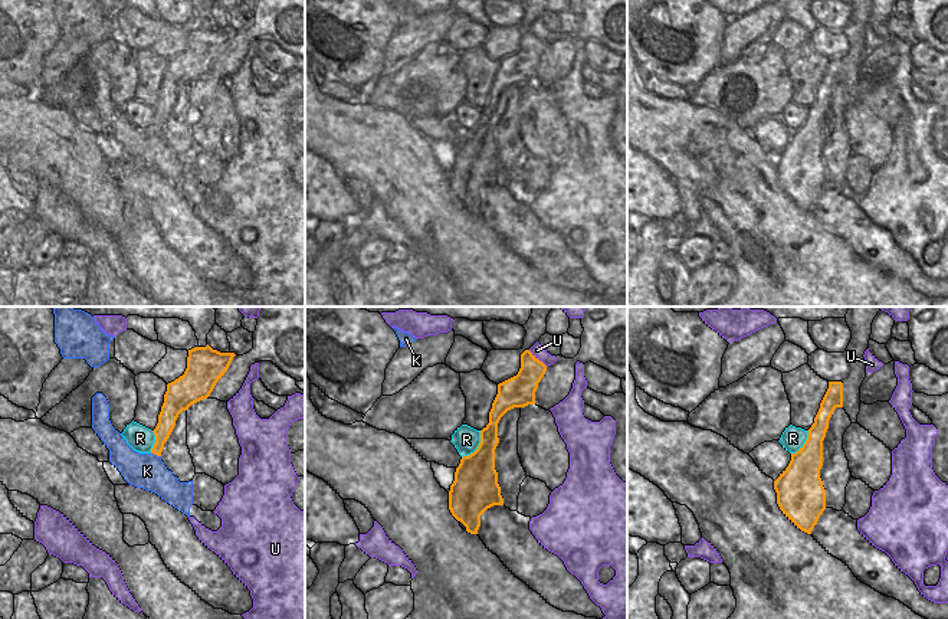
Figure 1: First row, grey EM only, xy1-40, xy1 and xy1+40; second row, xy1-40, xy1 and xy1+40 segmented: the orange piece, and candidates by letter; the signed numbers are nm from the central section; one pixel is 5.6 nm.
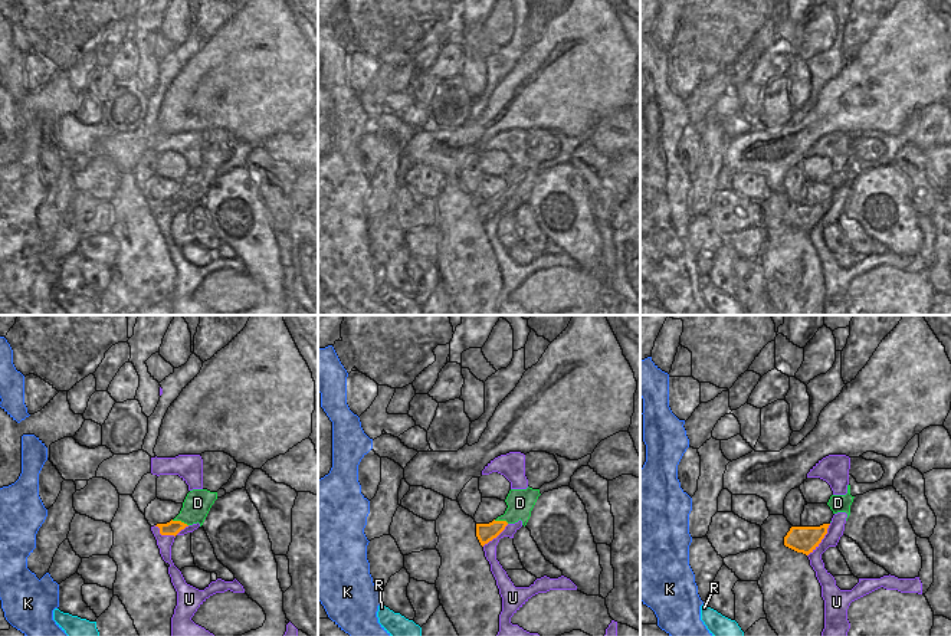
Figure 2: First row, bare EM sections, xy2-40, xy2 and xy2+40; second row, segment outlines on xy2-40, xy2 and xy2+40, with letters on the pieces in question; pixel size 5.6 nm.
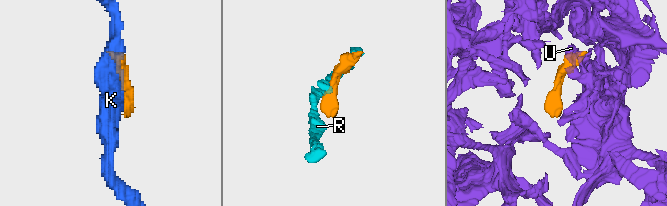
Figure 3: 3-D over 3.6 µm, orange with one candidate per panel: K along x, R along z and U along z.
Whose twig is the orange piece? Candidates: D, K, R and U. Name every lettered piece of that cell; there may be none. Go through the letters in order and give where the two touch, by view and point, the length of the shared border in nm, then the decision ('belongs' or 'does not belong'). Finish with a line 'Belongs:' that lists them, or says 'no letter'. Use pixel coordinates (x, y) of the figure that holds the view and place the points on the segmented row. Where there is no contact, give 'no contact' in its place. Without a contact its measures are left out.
D: xy2-40 (180, 521) | 100 nm | does not belong
K: xy1-40 (156, 454) | 70 nm | does not belong
R: xy1 (478, 446) | 190 nm | does not belong
U: xy2-40 (170, 534) | 200 nm | does not belong
Belongs: no letter

